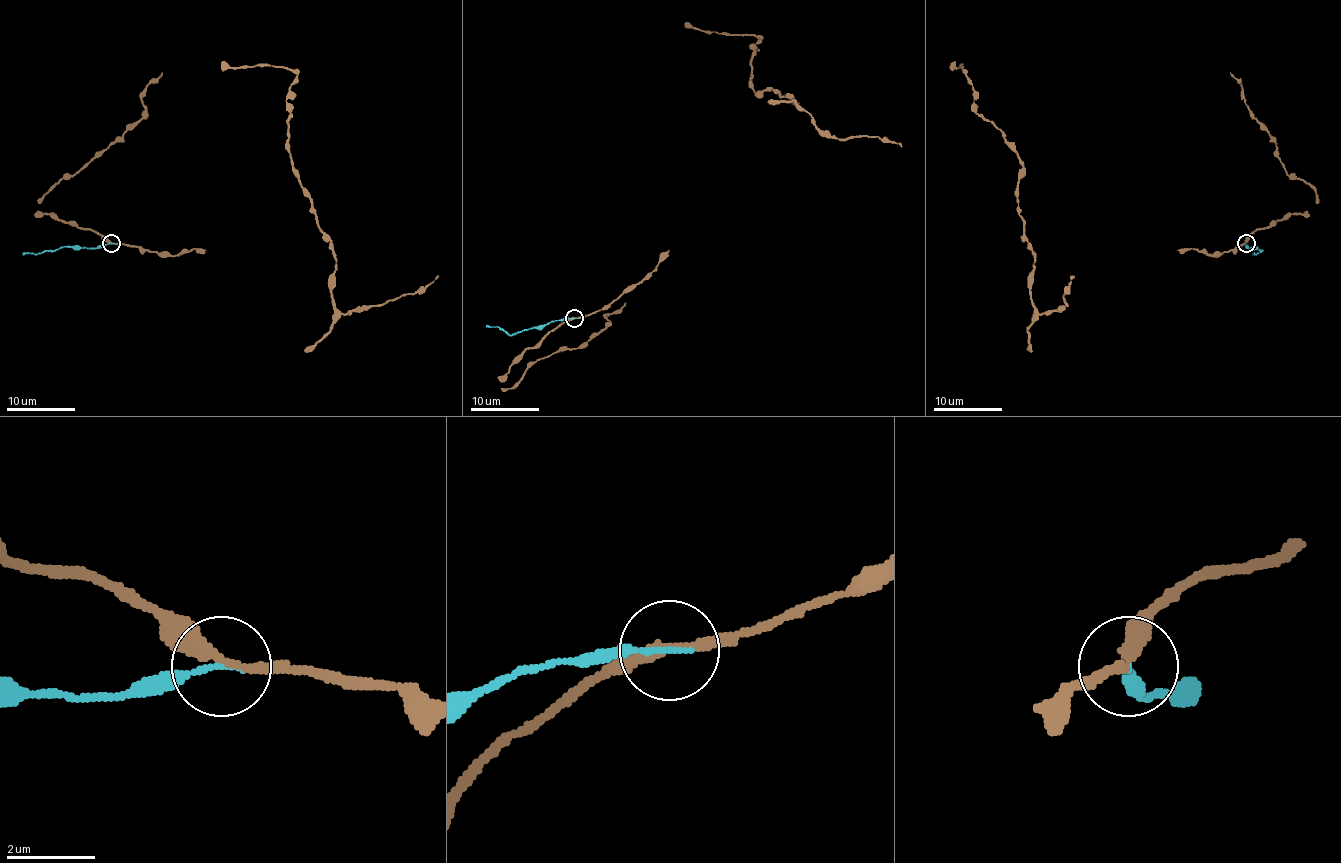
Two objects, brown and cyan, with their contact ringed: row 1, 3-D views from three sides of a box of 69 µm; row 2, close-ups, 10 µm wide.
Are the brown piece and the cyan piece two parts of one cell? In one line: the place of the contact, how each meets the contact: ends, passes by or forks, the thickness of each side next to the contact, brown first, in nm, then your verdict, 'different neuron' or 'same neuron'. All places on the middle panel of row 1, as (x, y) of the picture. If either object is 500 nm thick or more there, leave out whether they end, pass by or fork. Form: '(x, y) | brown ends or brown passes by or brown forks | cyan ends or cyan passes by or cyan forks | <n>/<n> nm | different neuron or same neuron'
(574, 318) | brown passes by | cyan ends | 260/140 nm | different neuron

